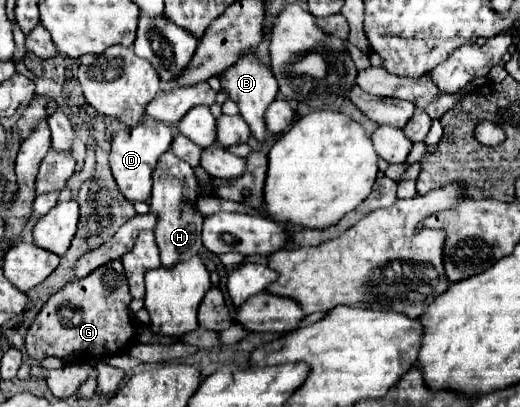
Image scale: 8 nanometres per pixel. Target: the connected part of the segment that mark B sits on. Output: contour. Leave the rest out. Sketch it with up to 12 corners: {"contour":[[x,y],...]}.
{"contour":[[253,52],[221,76],[257,140],[267,138],[265,110],[277,80]]}

